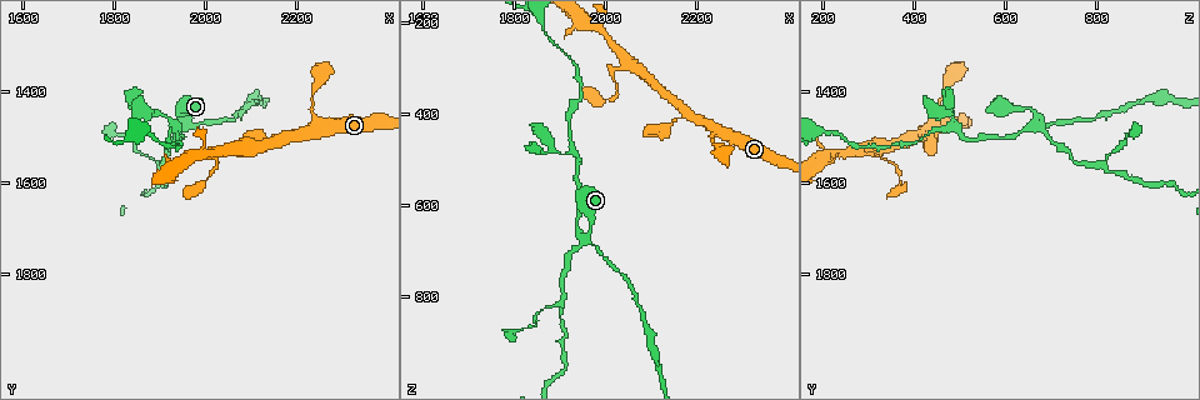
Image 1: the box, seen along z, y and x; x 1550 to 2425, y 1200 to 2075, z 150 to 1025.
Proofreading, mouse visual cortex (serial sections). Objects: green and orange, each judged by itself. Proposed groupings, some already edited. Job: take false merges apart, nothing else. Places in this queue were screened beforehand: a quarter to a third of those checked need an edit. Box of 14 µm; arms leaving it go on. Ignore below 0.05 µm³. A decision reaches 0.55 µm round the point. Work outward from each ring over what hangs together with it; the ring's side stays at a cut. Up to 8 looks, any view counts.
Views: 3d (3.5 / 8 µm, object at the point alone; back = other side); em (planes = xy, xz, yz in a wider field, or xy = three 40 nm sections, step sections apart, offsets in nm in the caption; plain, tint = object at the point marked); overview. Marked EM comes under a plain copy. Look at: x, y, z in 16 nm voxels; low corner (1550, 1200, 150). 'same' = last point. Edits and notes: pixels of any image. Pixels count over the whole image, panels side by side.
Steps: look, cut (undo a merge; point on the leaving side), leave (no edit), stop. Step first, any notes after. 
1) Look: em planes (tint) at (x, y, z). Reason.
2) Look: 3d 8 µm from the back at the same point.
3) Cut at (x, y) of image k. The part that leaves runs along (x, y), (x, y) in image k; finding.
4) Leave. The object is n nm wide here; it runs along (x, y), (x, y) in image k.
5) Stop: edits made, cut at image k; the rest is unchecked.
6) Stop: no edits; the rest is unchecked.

Look: 3d 3.5 µm at (2050, 1530, 285). Two arms in line, one across.

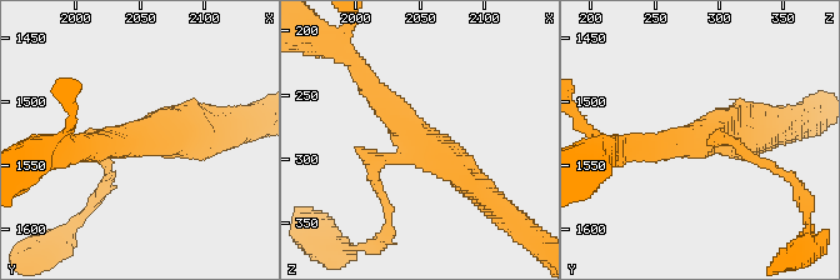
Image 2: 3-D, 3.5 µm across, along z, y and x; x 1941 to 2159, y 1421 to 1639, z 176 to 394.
Cut at (385, 203) of image 2. The arms are 150, 350, 450 nm wide; the part that leaves runs along (373, 170), (388, 205), (376, 244) in image 2; a second cell is stuck on.

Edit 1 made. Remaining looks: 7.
Look: overview.

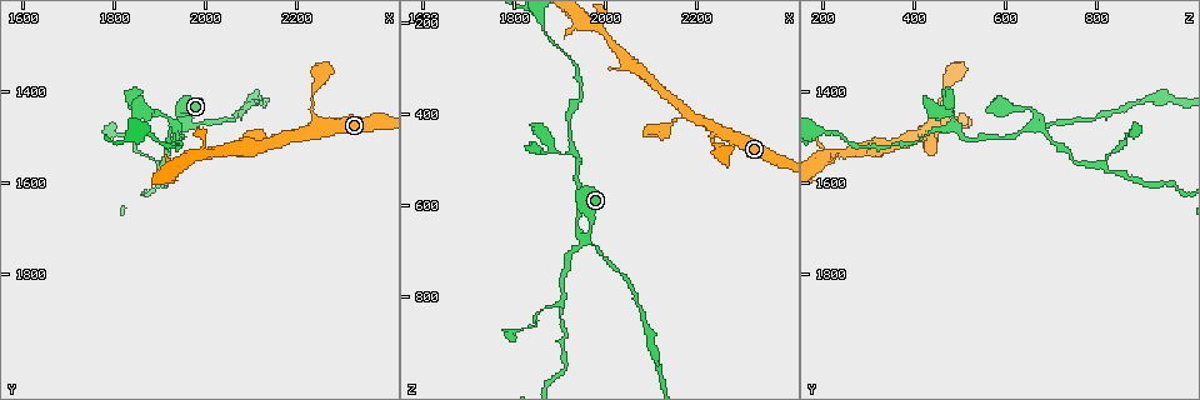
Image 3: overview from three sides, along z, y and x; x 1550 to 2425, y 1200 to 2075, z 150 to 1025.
Look: 3d 3.5 µm at (1950, 1460, 665). Sharp bend.

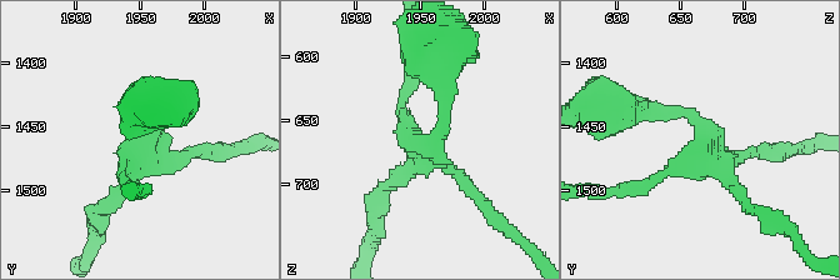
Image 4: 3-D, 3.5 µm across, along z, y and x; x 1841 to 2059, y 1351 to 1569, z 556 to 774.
Look: em xy step 1 (tint) at (1954, 1466, 670). 4 arms meet here; the arms are 150, 150, 150, 150 nm wide.

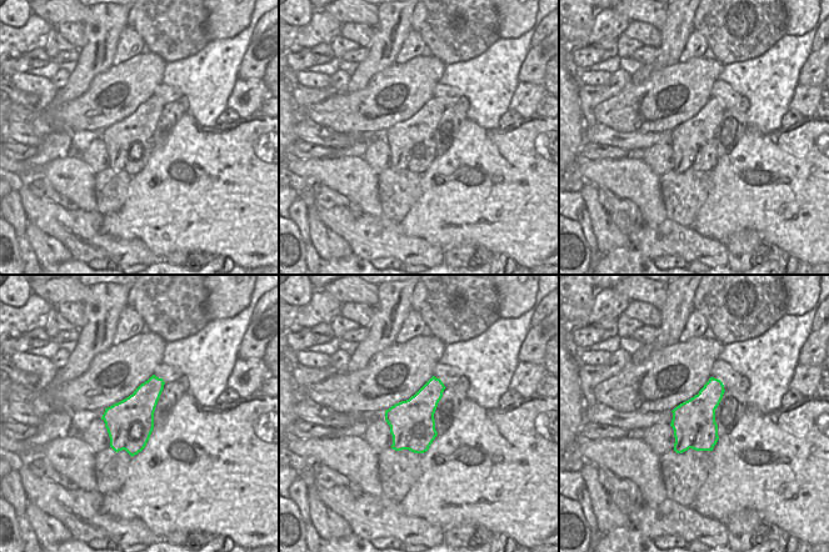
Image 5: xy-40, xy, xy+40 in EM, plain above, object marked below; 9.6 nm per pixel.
Cut at (648, 181) of image 4. The part that leaves runs along (691, 165), (593, 193) in image 4; a second cell is stuck on.

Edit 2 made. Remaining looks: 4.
Look: overview. See it whole again.

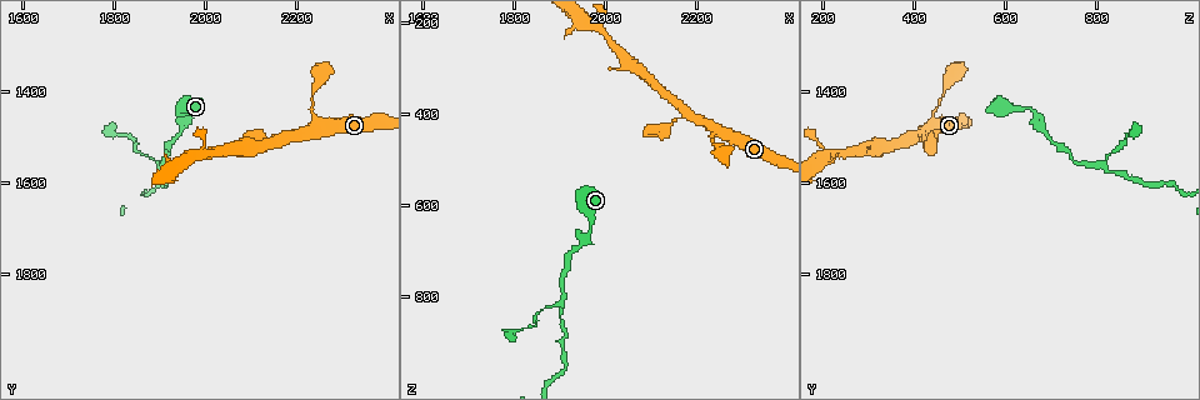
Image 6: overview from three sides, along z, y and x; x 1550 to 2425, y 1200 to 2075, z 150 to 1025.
Look: 3d 3.5 µm at (1900, 1565, 815). Side arm on a straight run.

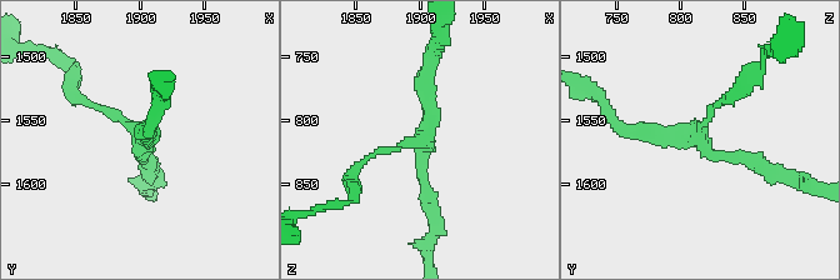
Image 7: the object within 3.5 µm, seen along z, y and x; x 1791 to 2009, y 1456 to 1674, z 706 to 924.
Leave. It runs along (618, 128), (685, 135), (769, 170) in image 7; one cell here.

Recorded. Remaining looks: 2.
Stop: edits made, cut at image 2, cut at image 4; the rest is unchecked.

